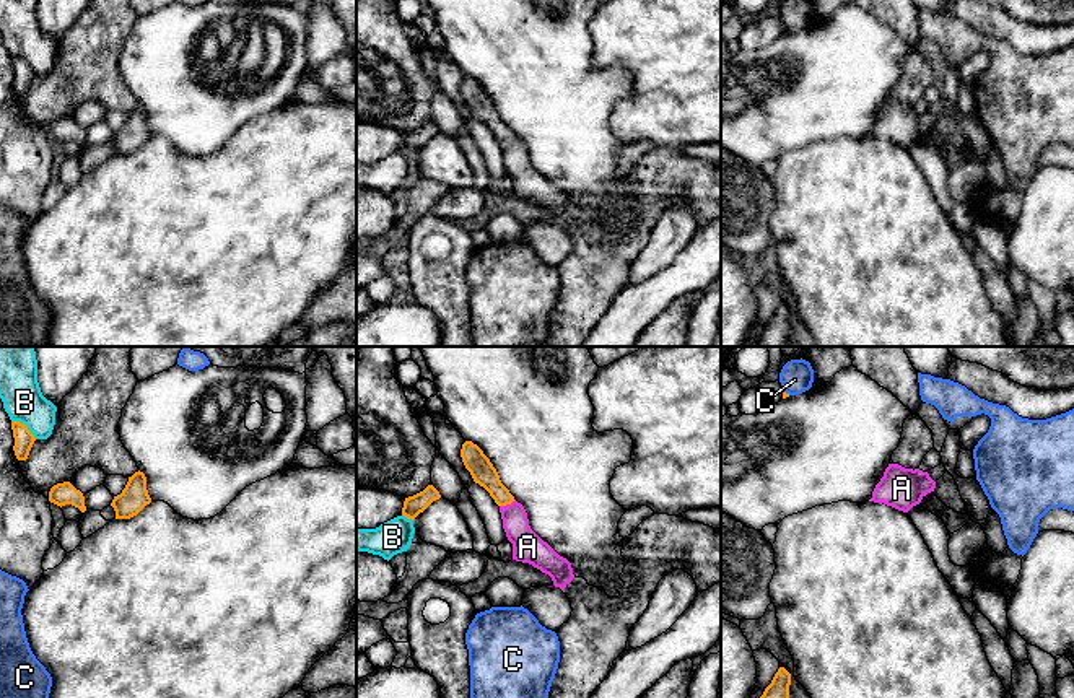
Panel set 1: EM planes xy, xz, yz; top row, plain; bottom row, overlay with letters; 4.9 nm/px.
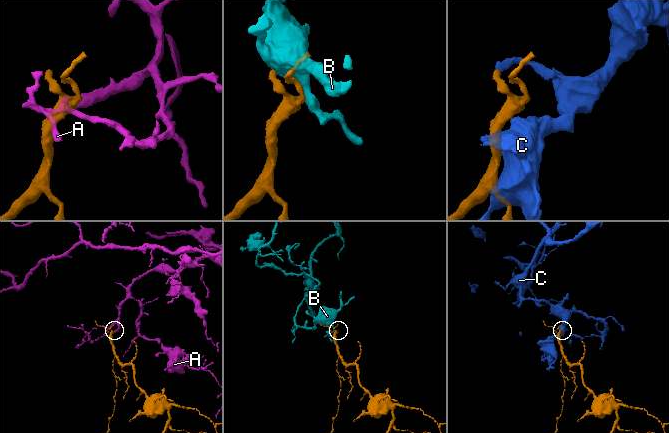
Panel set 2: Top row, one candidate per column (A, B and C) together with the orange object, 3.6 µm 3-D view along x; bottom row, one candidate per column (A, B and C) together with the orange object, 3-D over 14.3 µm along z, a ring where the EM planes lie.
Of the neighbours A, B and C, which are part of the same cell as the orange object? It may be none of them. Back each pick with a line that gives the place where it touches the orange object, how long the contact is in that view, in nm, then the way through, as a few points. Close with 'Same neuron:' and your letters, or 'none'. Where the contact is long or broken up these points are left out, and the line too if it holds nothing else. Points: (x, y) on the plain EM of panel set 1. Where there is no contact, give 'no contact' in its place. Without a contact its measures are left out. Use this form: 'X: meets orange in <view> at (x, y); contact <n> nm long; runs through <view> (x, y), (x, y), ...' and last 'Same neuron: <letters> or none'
A: meets orange in xz at (506, 139); contact 90 nm long; runs through xz (482, 106), (506, 139), (528, 183)
Same neuron: A

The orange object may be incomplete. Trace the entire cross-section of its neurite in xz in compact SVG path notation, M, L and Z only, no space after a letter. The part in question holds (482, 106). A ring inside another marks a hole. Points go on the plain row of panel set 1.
M465 76L461 93L474 117L500 142L503 164L513 179L513 195L529 198L548 210L553 221L565 228L566 220L574 213L571 198L530 164L524 142L501 119L496 104L477 80Z

